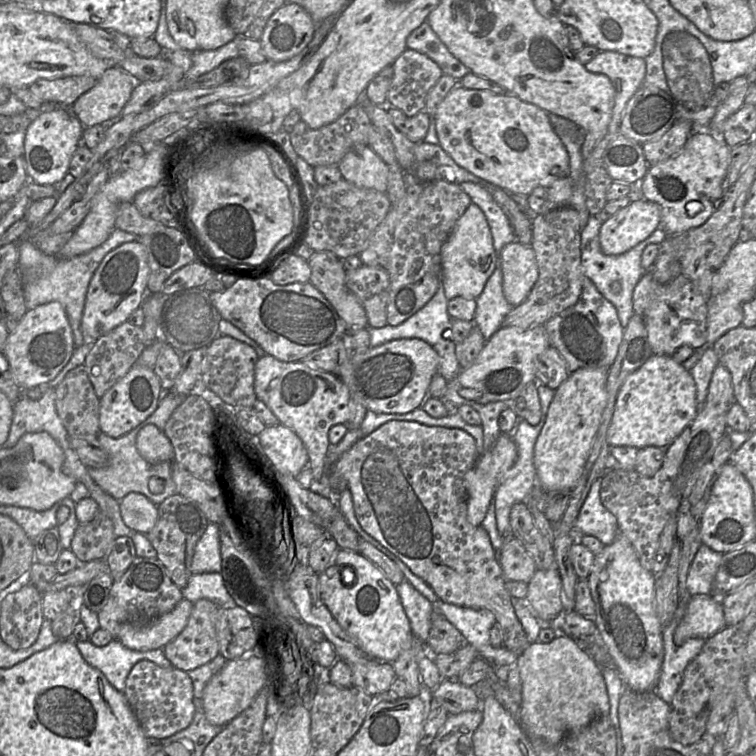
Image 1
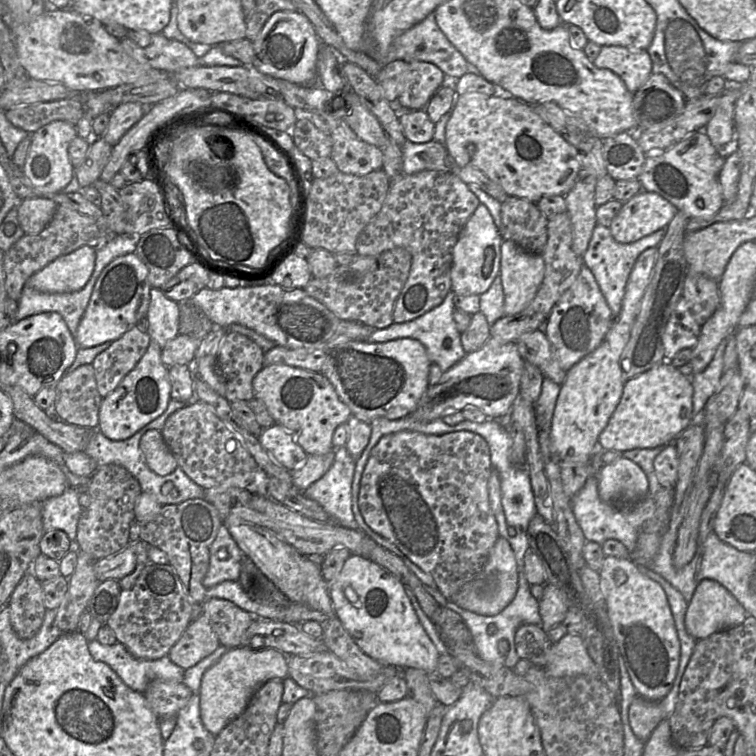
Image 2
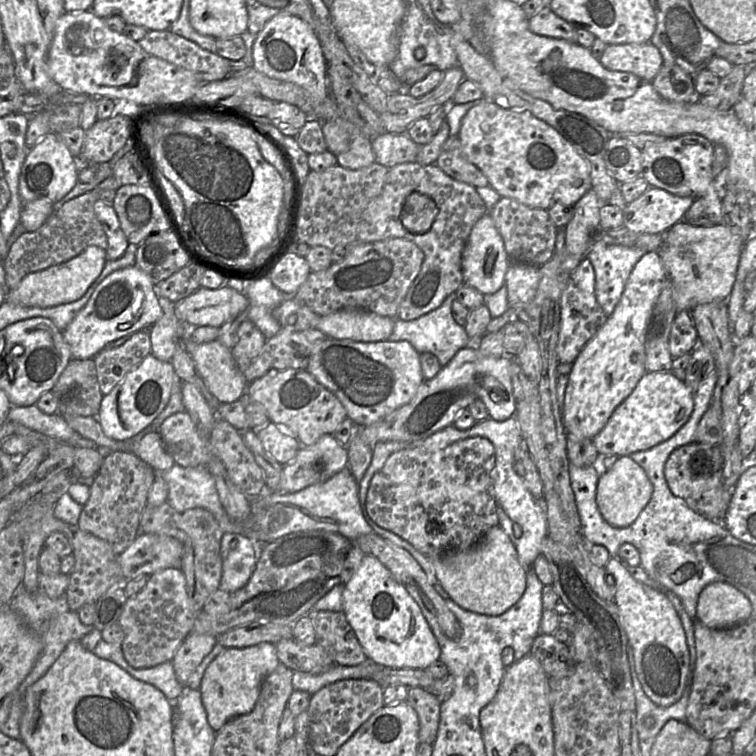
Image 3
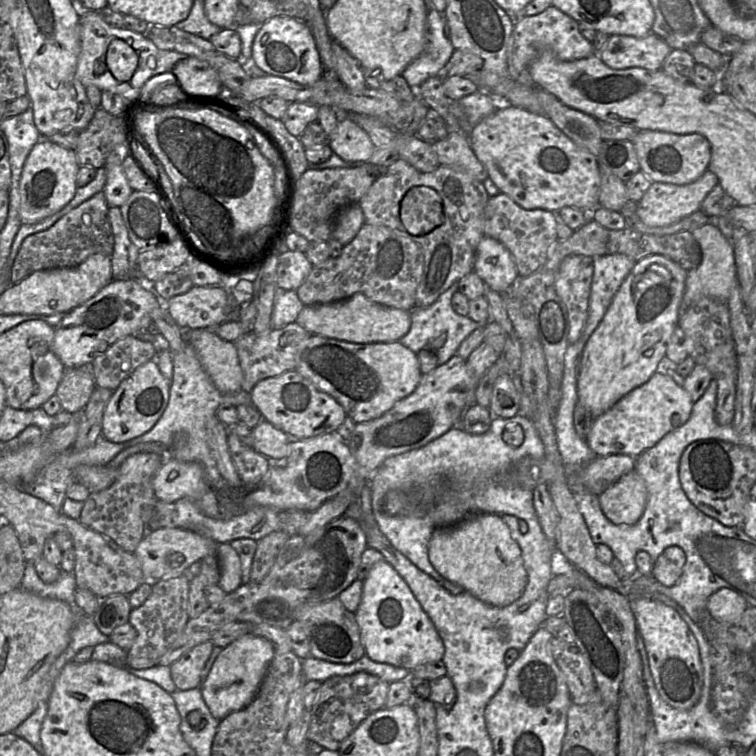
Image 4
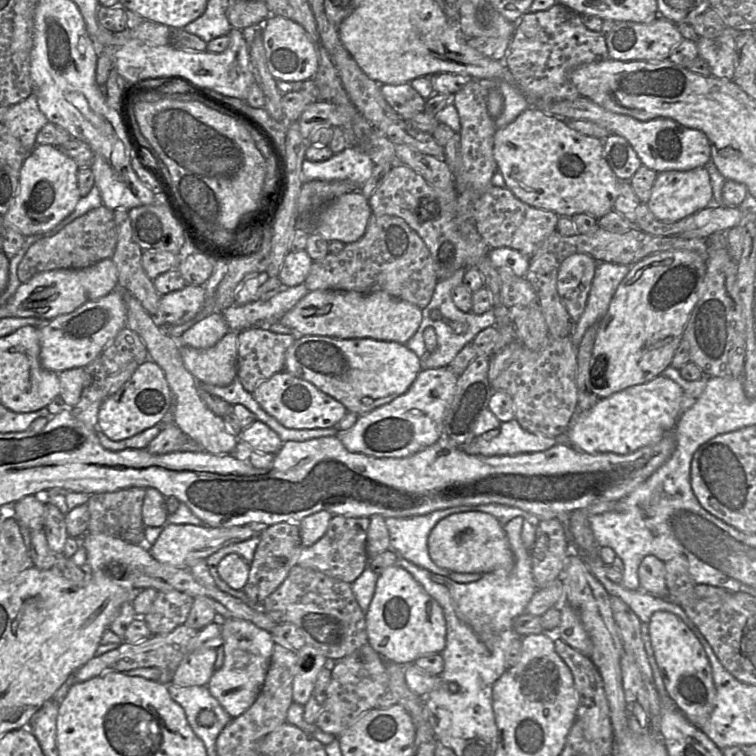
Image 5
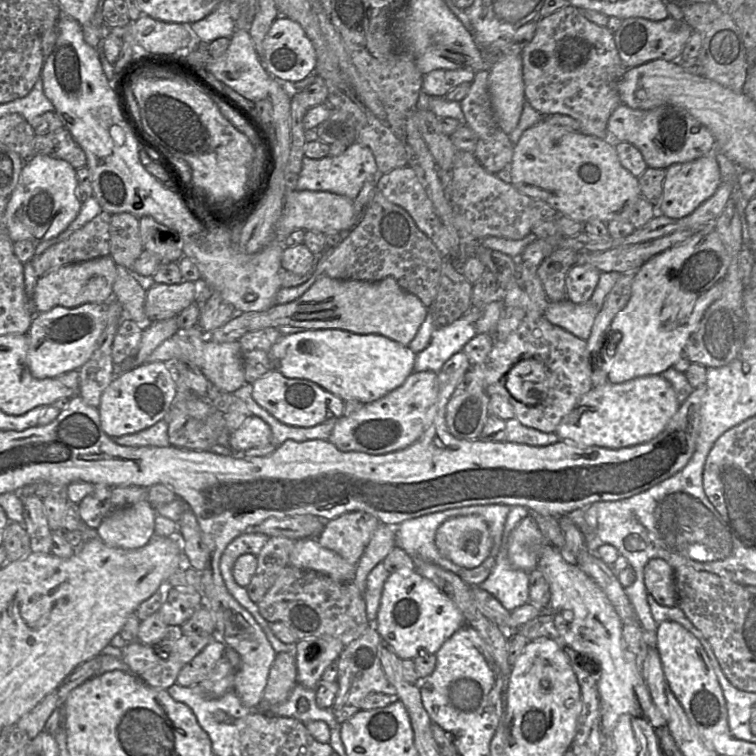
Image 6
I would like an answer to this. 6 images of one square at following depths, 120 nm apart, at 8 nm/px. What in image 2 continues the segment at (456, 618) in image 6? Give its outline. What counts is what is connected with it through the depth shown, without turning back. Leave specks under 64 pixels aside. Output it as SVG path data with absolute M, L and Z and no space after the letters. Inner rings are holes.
M351 554L338 576L328 581L328 590L334 615L365 654L382 665L399 669L417 668L426 674L437 673L440 653L422 626L404 585L397 577L368 558Z

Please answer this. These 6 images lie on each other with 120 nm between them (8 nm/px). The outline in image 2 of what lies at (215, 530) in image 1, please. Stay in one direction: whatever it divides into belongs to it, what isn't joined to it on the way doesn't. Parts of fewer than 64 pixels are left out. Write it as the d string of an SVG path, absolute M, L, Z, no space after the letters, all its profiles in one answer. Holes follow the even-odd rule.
M222 524L210 546L210 562L203 579L206 589L223 581L238 581L244 553L232 538L227 527Z

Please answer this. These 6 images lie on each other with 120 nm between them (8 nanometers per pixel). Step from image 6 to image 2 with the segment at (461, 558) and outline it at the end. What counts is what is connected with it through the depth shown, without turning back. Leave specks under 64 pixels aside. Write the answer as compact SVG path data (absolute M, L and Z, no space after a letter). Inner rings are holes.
M498 537L485 566L484 575L491 576L494 580L494 590L491 594L484 594L480 590L483 579L476 579L466 584L449 600L465 610L484 616L498 615L513 601L518 590L519 573L515 554L506 538Z

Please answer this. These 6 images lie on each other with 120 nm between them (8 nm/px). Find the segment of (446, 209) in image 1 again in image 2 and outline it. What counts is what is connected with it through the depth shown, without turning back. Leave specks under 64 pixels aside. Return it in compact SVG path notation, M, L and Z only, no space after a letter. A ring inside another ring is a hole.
M425 170L412 175L398 174L390 179L390 186L380 211L361 231L356 241L356 254L374 256L394 248L404 248L412 256L408 279L393 309L393 322L412 321L439 306L451 291L453 248L468 219L480 205L468 185L452 172Z

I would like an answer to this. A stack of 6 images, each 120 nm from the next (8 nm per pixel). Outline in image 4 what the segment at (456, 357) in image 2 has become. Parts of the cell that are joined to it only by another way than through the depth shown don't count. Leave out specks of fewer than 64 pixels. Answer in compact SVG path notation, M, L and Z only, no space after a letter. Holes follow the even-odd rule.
M458 282L452 284L438 299L428 307L413 307L410 310L411 326L406 335L398 341L417 354L420 350L427 348L430 343L438 338L441 334L446 334L447 339L445 343L435 351L438 364L443 365L447 363L454 355L457 355L457 350L461 343L477 328L480 324L471 320L468 316L461 316L457 314L451 304L452 296L459 289Z

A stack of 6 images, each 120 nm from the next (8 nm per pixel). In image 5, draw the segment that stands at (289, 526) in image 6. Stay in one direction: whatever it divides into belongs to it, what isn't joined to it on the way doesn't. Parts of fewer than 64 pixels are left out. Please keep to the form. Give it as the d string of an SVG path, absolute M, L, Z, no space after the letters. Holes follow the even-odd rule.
M251 523L244 527L211 528L208 526L166 524L157 540L148 546L150 555L159 563L189 569L199 560L207 559L221 548L259 536L270 525Z

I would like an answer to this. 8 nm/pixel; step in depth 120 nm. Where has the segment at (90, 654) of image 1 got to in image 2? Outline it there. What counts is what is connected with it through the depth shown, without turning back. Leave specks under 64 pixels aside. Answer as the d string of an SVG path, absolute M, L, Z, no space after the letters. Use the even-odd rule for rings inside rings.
M92 640L87 646L95 661L107 664L134 691L143 693L155 679L183 682L185 670L174 664L168 656L156 660L138 659L119 642L103 645Z

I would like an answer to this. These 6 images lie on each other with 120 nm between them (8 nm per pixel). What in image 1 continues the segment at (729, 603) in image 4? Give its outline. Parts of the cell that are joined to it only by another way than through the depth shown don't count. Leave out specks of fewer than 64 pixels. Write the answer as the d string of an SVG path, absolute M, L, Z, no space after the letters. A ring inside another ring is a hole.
M711 594L692 596L686 613L675 631L676 645L682 645L691 638L709 639L726 627L723 606Z

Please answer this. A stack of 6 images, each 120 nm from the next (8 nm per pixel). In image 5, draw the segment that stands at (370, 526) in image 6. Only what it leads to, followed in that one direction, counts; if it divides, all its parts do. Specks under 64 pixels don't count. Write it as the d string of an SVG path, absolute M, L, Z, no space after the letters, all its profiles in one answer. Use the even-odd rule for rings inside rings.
M333 516L325 534L312 546L302 548L297 565L352 584L368 566L366 539L369 525L368 517Z

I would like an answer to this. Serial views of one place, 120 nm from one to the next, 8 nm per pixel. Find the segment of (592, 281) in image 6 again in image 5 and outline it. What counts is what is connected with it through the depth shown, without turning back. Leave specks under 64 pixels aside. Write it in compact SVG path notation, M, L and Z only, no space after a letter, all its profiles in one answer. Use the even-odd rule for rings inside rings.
M572 254L559 267L557 291L573 324L585 310L596 264L587 254Z

